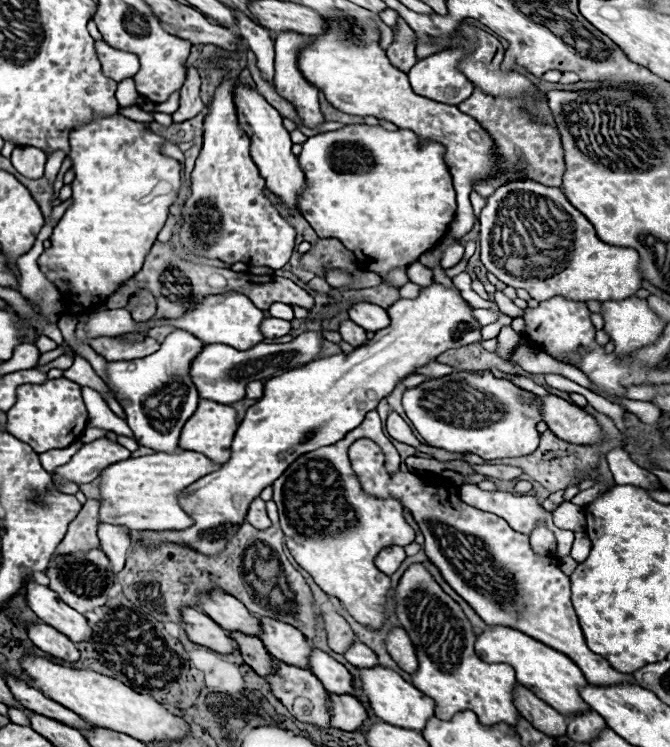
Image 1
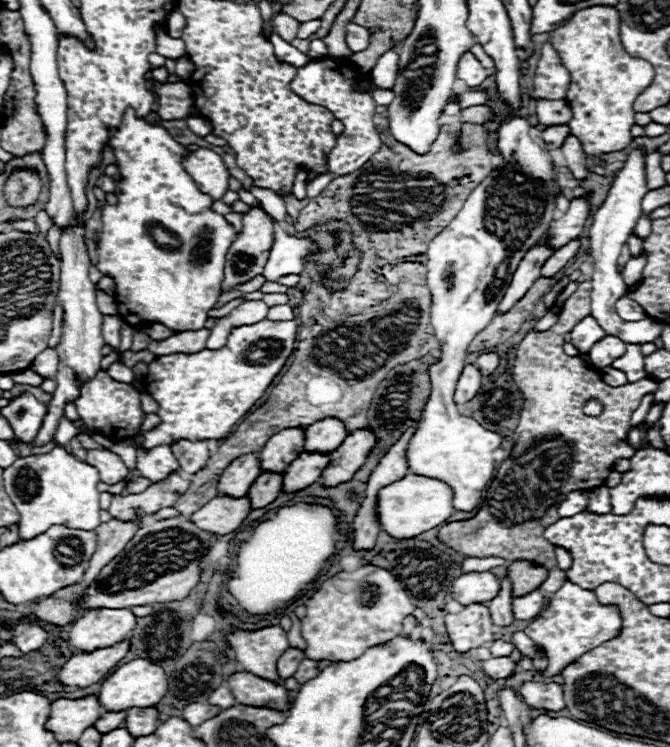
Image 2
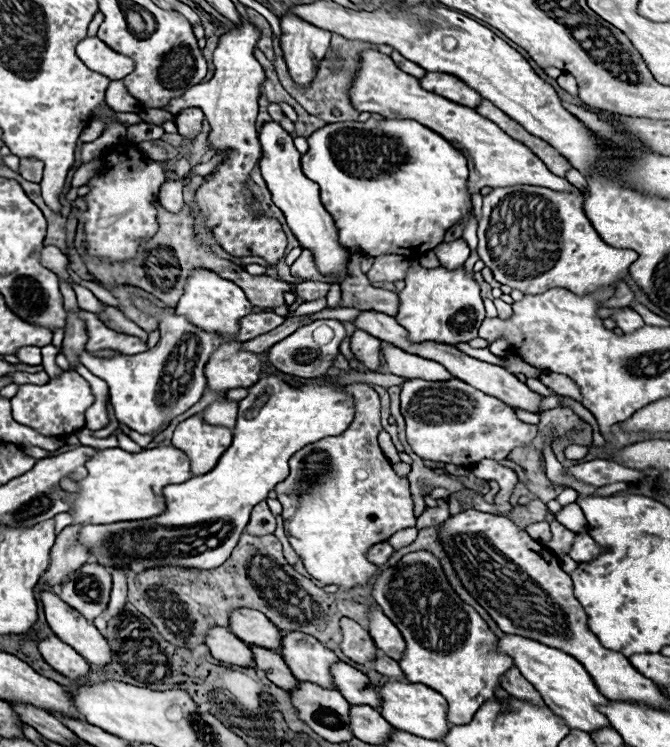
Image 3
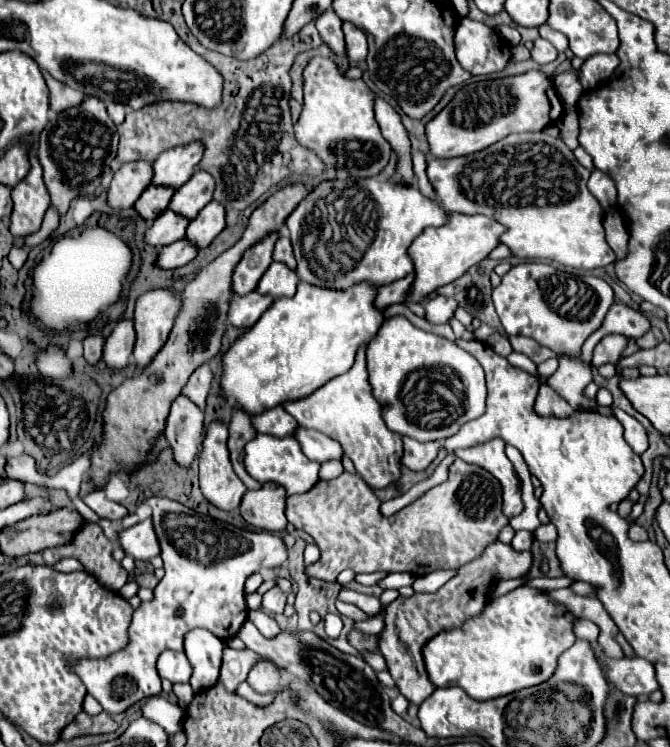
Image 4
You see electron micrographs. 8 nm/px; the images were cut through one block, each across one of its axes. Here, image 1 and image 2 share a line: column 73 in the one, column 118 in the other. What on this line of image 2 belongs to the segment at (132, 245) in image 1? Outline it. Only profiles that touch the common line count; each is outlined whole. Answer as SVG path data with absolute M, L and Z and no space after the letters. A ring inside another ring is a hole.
M128 110L126 116L124 116L124 120L122 120L120 130L118 130L116 136L110 140L110 146L112 146L112 150L114 150L114 156L116 156L116 160L118 160L118 170L120 170L120 174L124 176L124 180L116 182L116 188L120 190L120 194L116 194L116 196L118 196L118 204L116 204L116 206L110 206L110 204L104 204L104 206L102 206L102 224L104 224L104 230L102 230L102 242L100 242L100 252L98 252L98 268L100 268L102 274L110 274L110 276L114 278L114 282L116 282L116 294L114 294L114 296L116 296L116 302L118 302L118 314L120 314L120 316L124 318L124 322L130 324L130 326L144 326L144 322L160 322L160 324L164 324L166 328L170 328L172 332L186 332L186 330L200 330L200 328L204 328L206 318L208 318L208 312L214 308L214 304L218 302L218 296L222 294L226 252L228 252L228 246L234 242L234 234L236 234L234 226L228 224L222 214L216 214L216 212L210 210L210 204L212 204L214 200L212 200L208 194L202 194L202 192L196 188L192 176L190 176L190 174L184 170L184 166L182 166L182 156L188 154L188 150L186 150L184 146L180 146L160 124L150 126L150 124L146 124L144 120L138 120L132 110ZM156 230L174 234L174 236L168 236L168 240L170 240L172 244L170 244L170 246L168 246L168 244L158 244L158 242L156 242L156 240L158 240L158 238L156 238Z

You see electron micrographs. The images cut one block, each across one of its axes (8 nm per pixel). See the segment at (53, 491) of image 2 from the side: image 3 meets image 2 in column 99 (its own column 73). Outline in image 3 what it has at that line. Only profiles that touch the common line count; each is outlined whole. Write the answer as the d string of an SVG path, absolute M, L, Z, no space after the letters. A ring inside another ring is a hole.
M158 446L136 454L122 448L98 450L86 462L86 470L86 478L72 480L78 484L78 492L66 492L60 486L54 488L62 496L72 496L72 506L68 510L68 514L72 514L72 524L114 524L152 518L164 512L164 498L160 488L192 478L190 460L172 446Z

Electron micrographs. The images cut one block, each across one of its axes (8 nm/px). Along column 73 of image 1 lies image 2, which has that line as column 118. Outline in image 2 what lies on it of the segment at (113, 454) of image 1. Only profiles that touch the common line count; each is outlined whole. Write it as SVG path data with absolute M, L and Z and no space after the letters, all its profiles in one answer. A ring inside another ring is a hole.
M104 448L102 450L88 450L86 462L92 462L92 466L96 466L100 480L106 484L116 484L118 480L124 480L130 474L130 470L124 466L120 456L112 454Z

